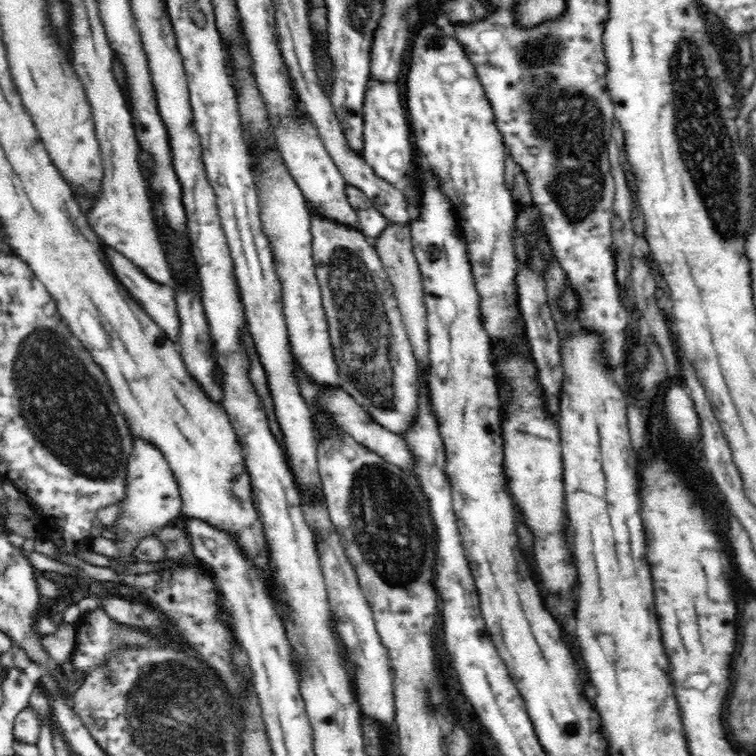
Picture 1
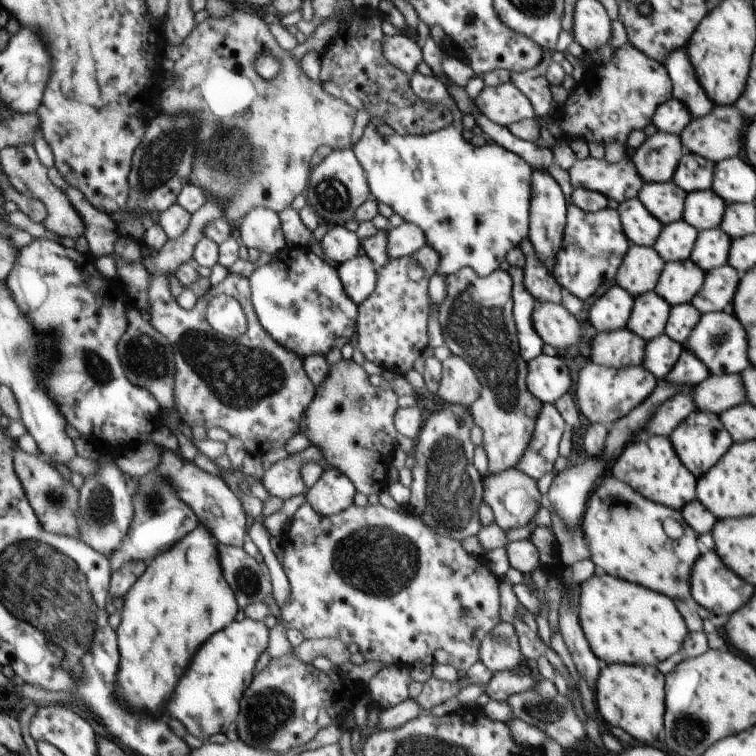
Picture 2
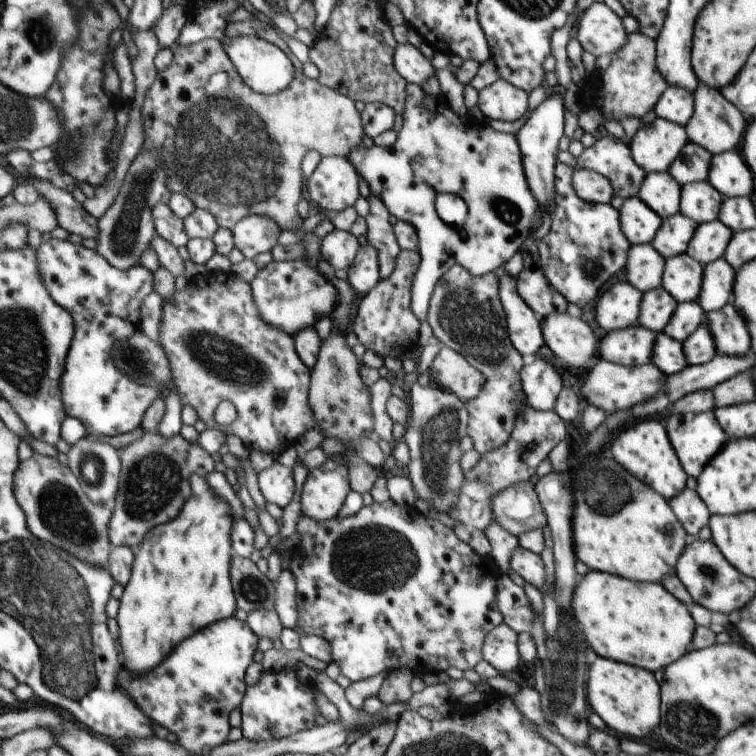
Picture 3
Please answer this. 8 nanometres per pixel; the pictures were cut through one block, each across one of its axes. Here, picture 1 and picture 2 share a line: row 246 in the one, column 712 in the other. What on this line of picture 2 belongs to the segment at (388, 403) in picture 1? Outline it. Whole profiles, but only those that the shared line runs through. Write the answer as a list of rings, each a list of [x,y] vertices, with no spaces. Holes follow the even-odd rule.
[[[729,311],[701,313],[699,322],[691,330],[689,338],[683,342],[682,348],[693,352],[710,370],[710,374],[740,374],[747,366],[747,340],[743,326]]]

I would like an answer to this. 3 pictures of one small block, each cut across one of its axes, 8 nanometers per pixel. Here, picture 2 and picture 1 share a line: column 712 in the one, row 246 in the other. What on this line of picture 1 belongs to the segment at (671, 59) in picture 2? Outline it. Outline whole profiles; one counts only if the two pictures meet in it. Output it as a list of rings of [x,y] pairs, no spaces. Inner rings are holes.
[[[108,246],[104,247],[104,253],[109,258],[118,281],[146,313],[151,315],[151,319],[163,330],[163,335],[177,343],[177,300],[173,286],[153,282],[132,261]]]

